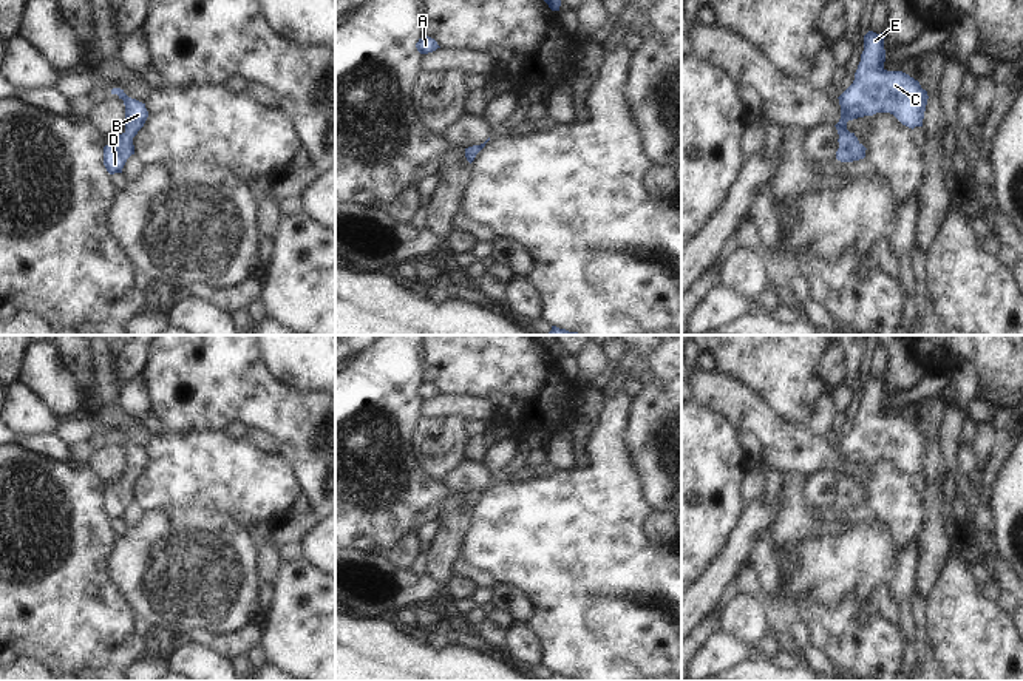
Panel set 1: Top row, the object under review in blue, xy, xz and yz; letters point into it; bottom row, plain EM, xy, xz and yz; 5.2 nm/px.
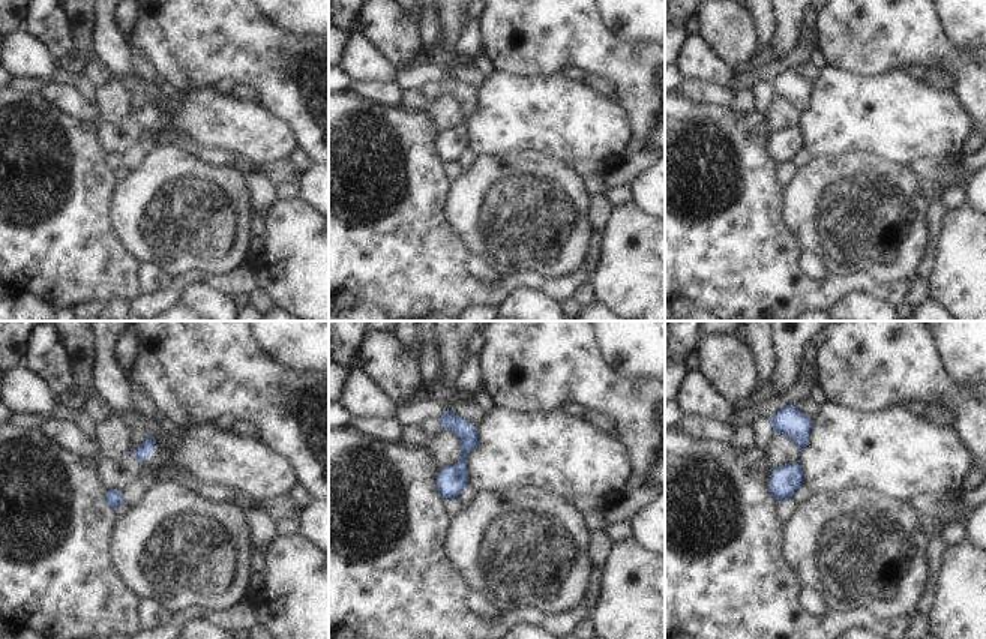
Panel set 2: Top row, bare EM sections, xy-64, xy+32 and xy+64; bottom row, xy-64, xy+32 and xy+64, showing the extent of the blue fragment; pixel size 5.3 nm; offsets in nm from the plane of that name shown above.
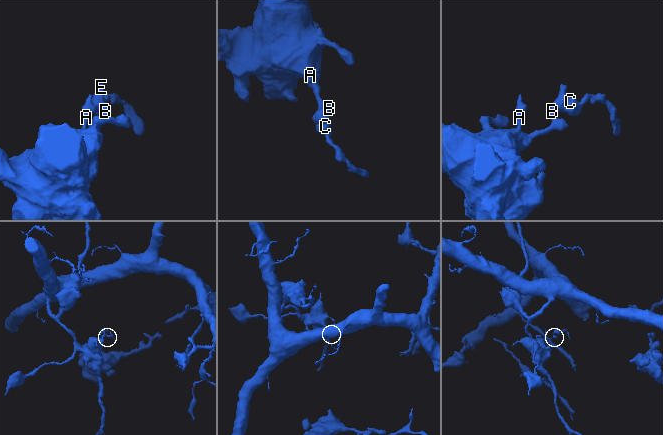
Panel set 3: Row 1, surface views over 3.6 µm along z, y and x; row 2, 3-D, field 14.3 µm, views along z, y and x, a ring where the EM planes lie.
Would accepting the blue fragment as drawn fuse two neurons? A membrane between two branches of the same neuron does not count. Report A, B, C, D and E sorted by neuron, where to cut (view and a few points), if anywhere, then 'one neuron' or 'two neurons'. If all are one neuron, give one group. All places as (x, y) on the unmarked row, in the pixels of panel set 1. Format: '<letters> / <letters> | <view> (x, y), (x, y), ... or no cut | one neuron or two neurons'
A B C D E | no cut | one neuron

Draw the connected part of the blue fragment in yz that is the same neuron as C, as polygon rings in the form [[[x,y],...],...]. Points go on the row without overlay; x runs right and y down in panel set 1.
[[[873,377],[864,381],[864,397],[855,418],[855,426],[838,443],[841,465],[834,473],[839,480],[836,505],[841,508],[864,505],[867,496],[855,479],[847,476],[848,466],[876,459],[890,459],[912,476],[923,473],[929,445],[927,437],[909,420],[884,414],[884,385],[882,378],[876,380]]]

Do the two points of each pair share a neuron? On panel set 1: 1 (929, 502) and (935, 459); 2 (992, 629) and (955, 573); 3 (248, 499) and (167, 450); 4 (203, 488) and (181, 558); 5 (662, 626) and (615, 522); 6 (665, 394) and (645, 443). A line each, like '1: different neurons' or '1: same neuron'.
1: same neuron
2: same neuron
3: same neuron
4: different neurons
5: same neuron
6: same neuron

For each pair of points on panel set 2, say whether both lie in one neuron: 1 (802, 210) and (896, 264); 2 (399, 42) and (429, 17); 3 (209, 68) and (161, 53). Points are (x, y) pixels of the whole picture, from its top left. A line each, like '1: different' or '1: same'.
1: same
2: different
3: same

